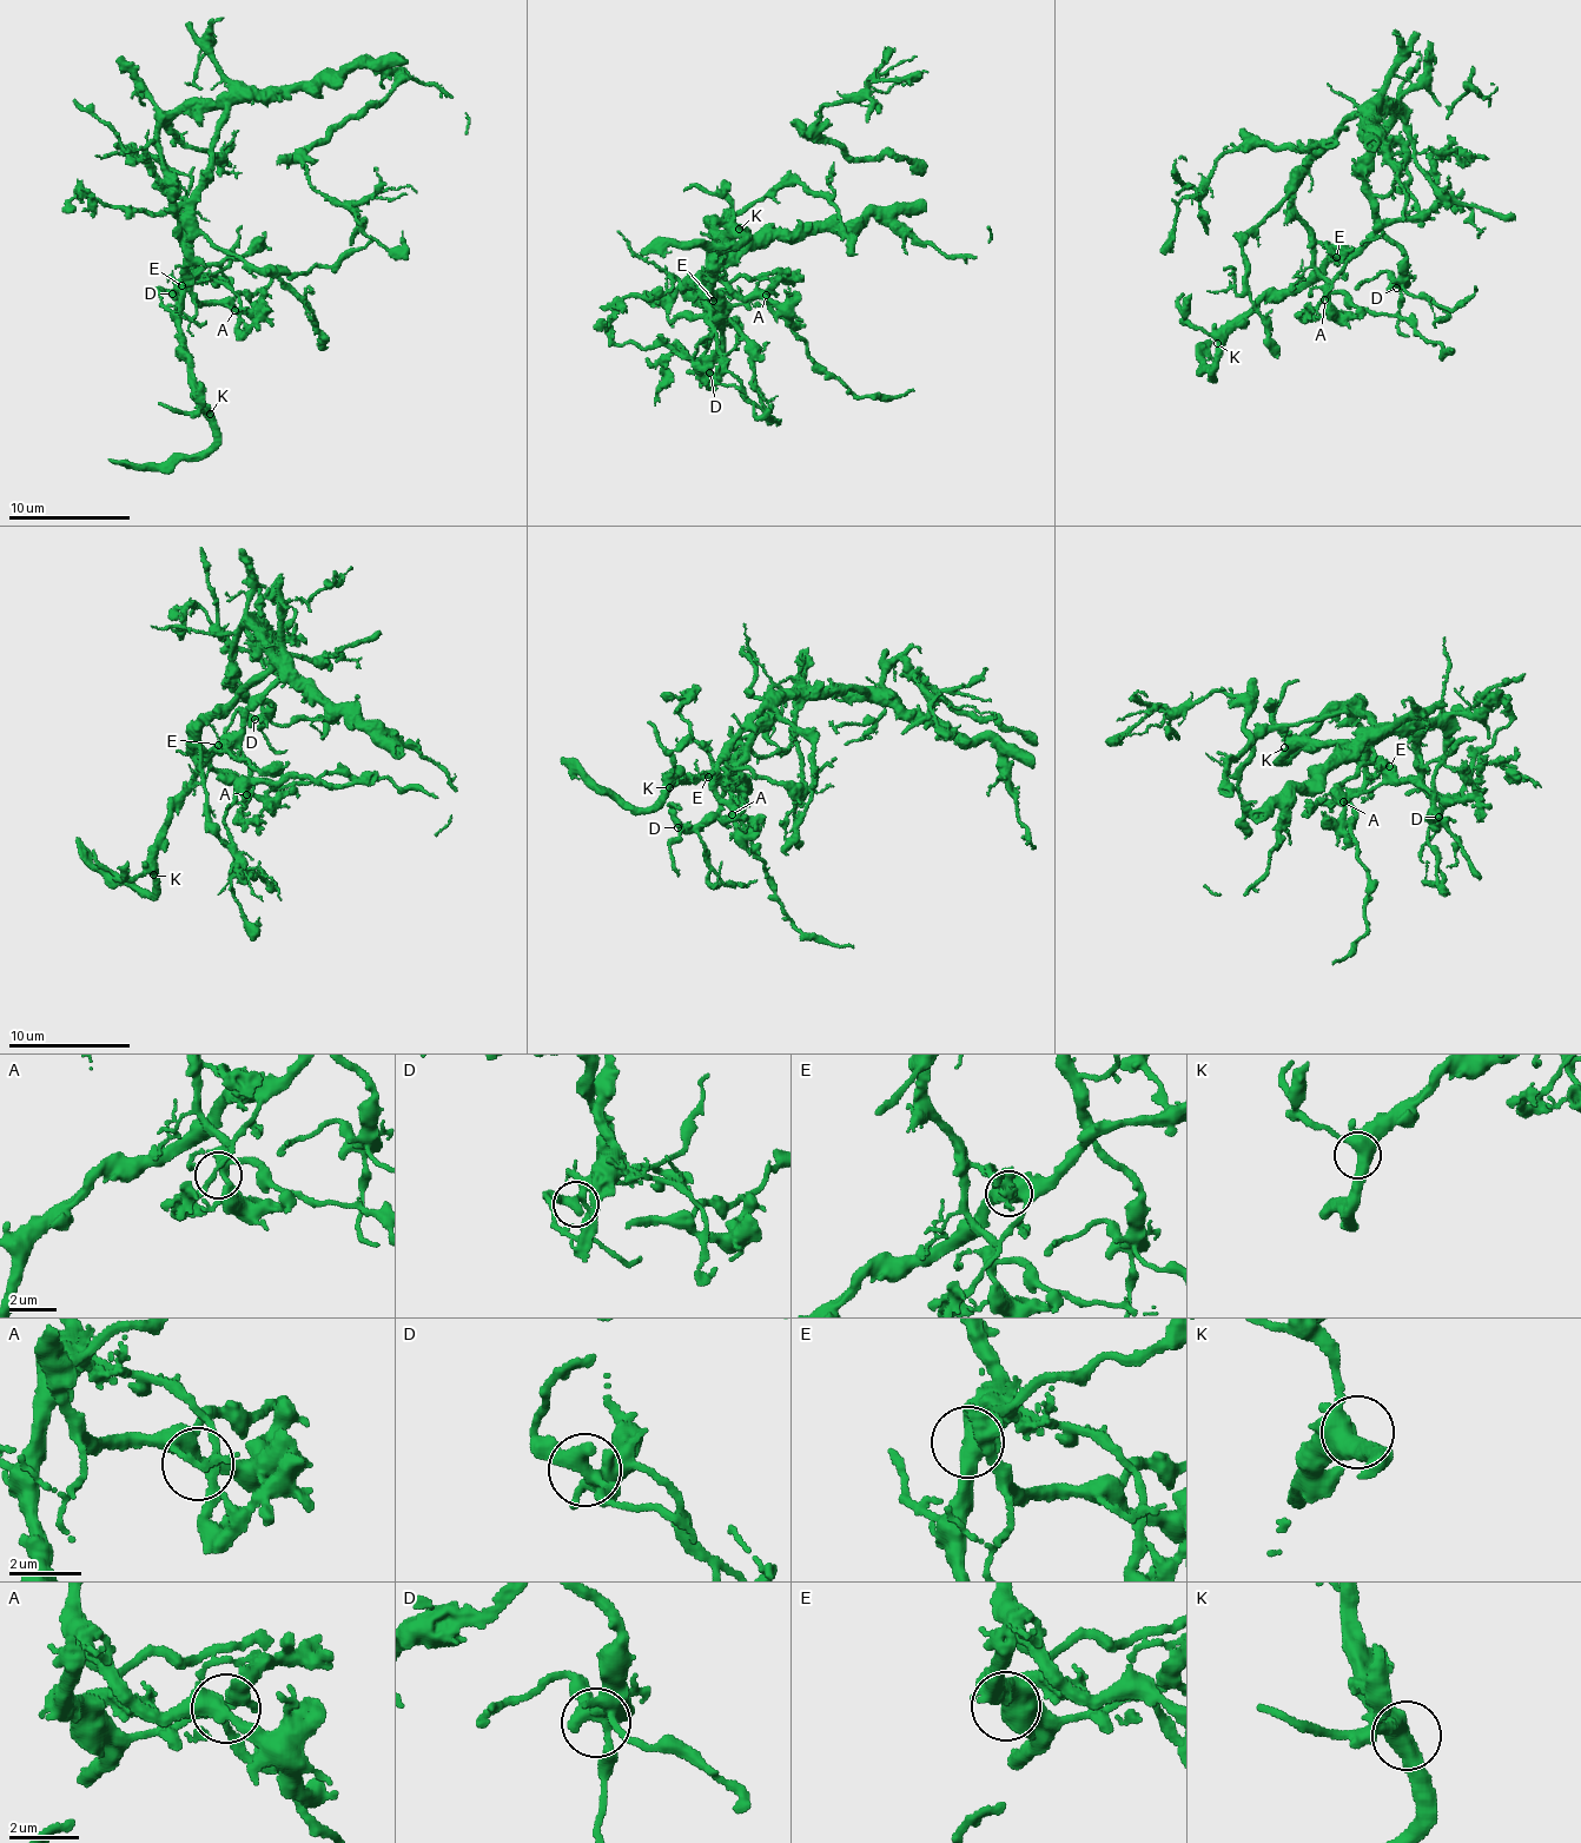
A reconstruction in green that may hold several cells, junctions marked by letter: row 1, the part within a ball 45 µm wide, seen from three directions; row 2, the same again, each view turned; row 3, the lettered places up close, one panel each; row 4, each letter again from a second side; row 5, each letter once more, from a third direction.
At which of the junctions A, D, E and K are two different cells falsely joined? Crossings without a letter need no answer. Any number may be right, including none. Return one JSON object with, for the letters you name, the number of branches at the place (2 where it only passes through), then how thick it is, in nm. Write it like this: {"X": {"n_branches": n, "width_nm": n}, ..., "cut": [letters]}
{"cut": []}

